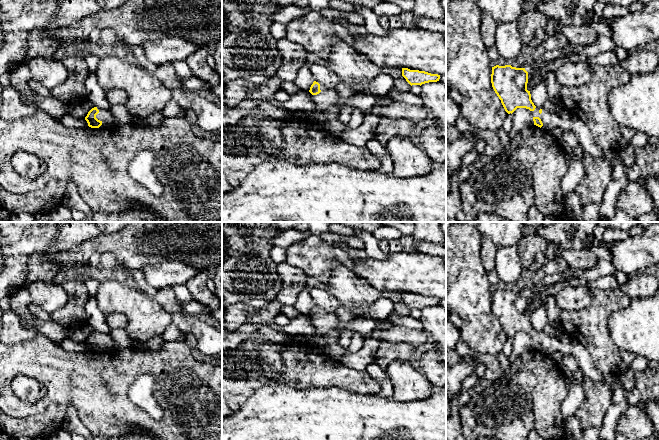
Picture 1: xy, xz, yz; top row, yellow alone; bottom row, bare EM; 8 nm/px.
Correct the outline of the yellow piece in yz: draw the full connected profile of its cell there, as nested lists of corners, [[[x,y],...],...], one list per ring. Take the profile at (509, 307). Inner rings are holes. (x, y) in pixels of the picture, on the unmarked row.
[[[496,289],[492,291],[491,307],[508,338],[512,338],[517,332],[529,333],[534,349],[544,355],[551,355],[557,351],[564,356],[572,355],[584,376],[605,384],[602,373],[596,368],[589,352],[581,343],[561,336],[548,336],[534,329],[530,315],[527,314],[528,296],[525,292]]]

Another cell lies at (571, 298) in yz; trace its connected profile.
[[[582,285],[565,287],[554,296],[557,307],[569,312],[584,309],[591,303],[590,289]]]

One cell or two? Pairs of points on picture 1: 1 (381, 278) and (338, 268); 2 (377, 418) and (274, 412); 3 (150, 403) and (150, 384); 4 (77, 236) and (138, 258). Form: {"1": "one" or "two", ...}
{"1": "two", "2": "one", "3": "one", "4": "two"}

